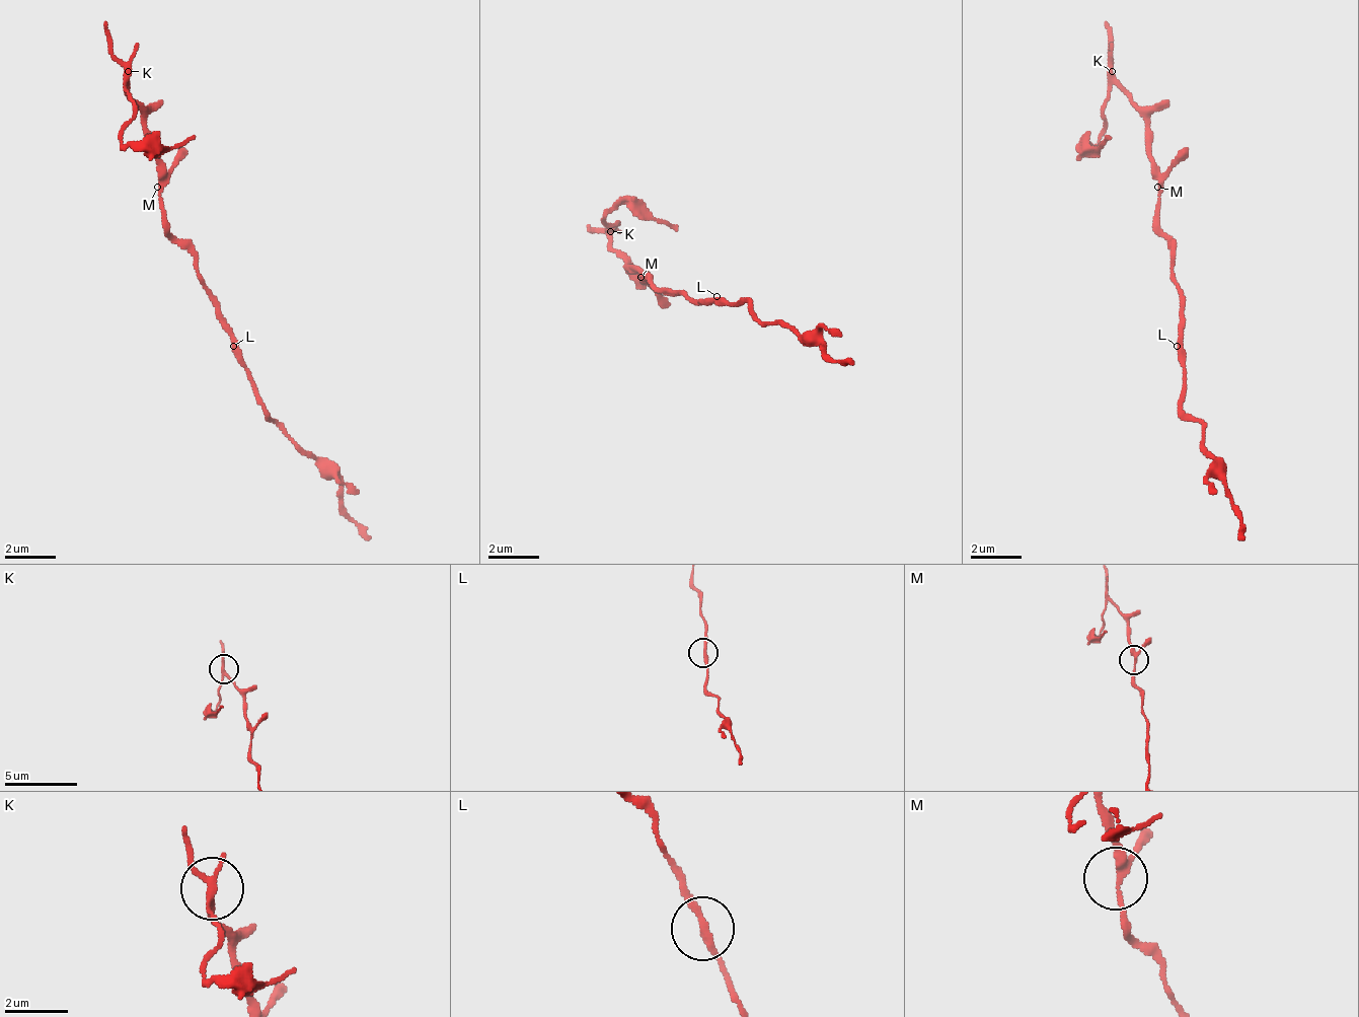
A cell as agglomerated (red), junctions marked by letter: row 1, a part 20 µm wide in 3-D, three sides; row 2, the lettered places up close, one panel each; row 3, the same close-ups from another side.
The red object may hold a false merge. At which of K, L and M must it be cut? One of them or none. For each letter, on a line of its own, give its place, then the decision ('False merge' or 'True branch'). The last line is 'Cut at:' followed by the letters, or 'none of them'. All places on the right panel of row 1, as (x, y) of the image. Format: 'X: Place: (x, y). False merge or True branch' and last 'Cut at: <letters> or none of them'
K: Place: (1112, 71). False merge
L: Place: (1177, 346). True branch
M: Place: (1157, 187). True branch
Cut at: K

